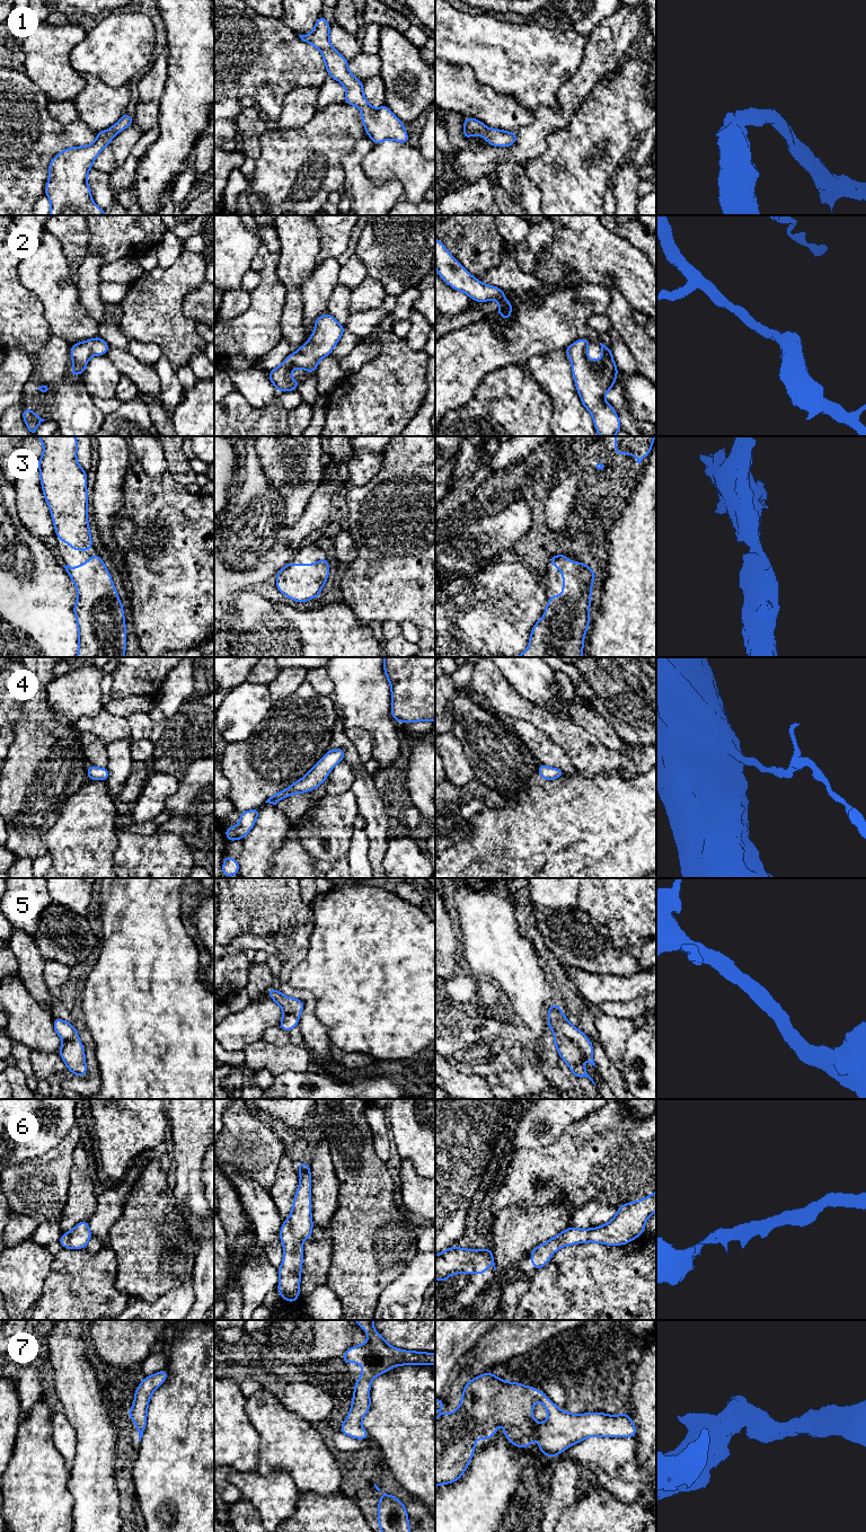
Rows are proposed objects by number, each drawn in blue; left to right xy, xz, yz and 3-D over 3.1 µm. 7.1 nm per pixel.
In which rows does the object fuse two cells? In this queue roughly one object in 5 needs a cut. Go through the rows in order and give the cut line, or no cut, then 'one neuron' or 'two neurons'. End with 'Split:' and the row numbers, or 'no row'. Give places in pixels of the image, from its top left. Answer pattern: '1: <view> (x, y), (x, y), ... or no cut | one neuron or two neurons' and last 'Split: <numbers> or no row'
1: no cut | one neuron
2: no cut | one neuron
3: no cut | one neuron
4: no cut | one neuron
5: no cut | one neuron
6: no cut | one neuron
7: no cut | one neuron
Split: no row

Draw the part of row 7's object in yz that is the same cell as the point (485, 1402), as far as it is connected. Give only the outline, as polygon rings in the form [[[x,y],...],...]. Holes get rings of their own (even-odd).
[[[487,1372],[465,1384],[461,1403],[453,1413],[440,1415],[435,1419],[435,1487],[452,1484],[460,1479],[474,1455],[475,1442],[479,1438],[493,1438],[500,1423],[504,1425],[504,1435],[511,1444],[518,1447],[529,1447],[531,1441],[538,1438],[539,1450],[548,1458],[557,1456],[567,1447],[591,1436],[633,1438],[636,1436],[636,1426],[627,1413],[615,1416],[604,1413],[573,1415],[560,1410],[539,1389],[525,1387],[518,1382],[505,1382],[501,1378]],[[536,1400],[539,1400],[548,1413],[548,1419],[545,1423],[537,1423],[532,1418],[533,1402]]]

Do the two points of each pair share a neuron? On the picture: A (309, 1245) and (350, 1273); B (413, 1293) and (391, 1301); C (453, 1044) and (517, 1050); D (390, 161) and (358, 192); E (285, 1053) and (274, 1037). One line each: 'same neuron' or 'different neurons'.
A: different neurons
B: same neuron
C: different neurons
D: different neurons
E: different neurons

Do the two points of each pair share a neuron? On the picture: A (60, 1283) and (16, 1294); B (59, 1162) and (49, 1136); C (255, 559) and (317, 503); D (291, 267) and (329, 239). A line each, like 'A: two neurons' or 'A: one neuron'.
A: two neurons
B: two neurons
C: one neuron
D: two neurons

